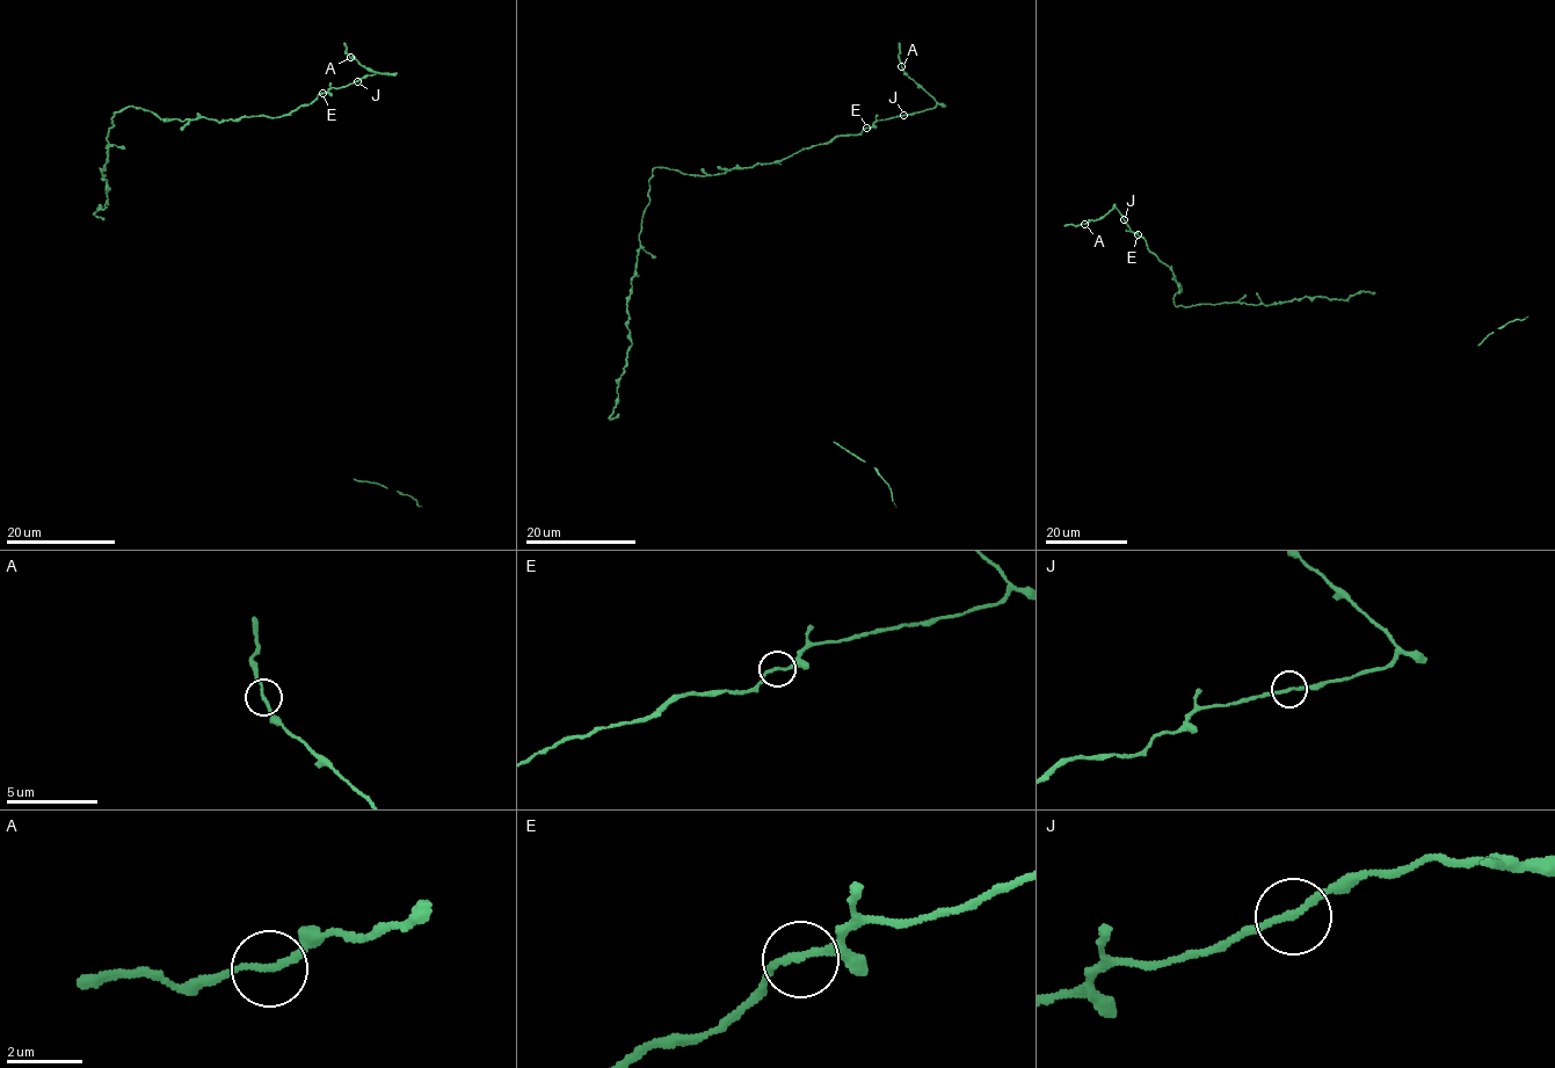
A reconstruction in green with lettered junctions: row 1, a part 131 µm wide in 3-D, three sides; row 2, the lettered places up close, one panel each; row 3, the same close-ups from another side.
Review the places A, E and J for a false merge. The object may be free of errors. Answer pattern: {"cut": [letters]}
{"cut": ["A"]}

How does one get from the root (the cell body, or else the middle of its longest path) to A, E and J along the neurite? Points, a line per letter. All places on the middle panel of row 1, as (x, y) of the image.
A: (629, 312), (654, 168), (705, 176), (778, 162), (878, 121), (932, 108), (935, 99), (901, 66)
E: (629, 312), (654, 168), (722, 174), (757, 162), (778, 162), (866, 128)
J: (629, 312), (654, 168), (705, 176), (778, 162), (804, 149), (905, 115)

